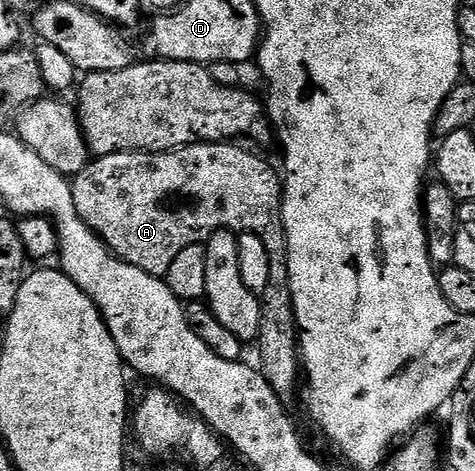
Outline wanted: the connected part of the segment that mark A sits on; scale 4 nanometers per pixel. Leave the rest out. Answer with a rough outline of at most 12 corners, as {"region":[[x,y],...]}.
{"region":[[247,146],[93,158],[74,205],[167,276],[219,231],[262,237],[259,370],[302,379],[281,176]]}

